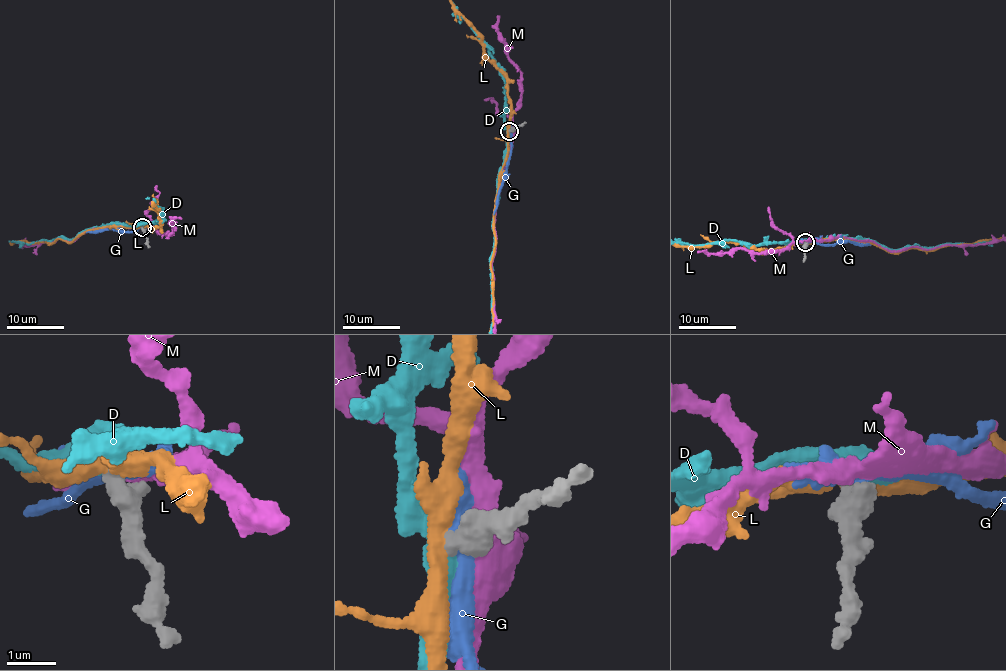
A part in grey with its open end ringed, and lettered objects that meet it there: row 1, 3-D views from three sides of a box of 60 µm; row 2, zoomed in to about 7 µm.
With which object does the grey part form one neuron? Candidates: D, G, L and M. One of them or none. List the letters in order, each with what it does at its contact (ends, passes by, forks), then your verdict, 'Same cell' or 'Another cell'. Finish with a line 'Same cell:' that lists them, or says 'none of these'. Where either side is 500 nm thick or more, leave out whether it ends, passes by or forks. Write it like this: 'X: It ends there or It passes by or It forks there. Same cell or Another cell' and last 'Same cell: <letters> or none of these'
D: It passes by. Same cell
G: Another cell
L: Another cell
M: Another cell
Same cell: D

